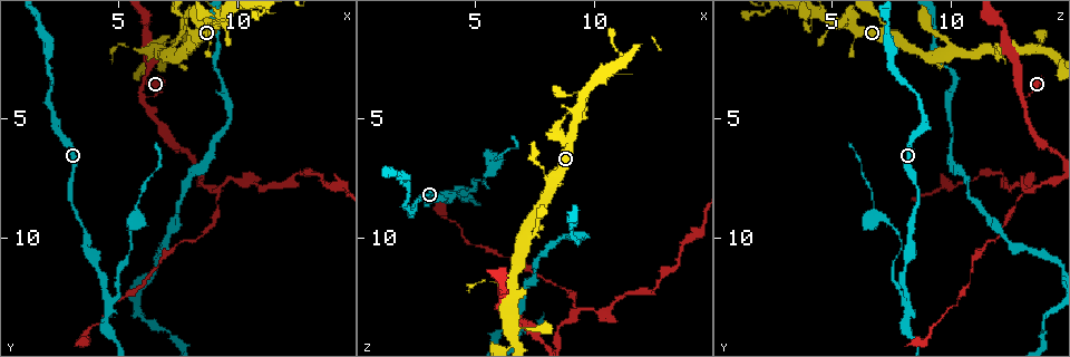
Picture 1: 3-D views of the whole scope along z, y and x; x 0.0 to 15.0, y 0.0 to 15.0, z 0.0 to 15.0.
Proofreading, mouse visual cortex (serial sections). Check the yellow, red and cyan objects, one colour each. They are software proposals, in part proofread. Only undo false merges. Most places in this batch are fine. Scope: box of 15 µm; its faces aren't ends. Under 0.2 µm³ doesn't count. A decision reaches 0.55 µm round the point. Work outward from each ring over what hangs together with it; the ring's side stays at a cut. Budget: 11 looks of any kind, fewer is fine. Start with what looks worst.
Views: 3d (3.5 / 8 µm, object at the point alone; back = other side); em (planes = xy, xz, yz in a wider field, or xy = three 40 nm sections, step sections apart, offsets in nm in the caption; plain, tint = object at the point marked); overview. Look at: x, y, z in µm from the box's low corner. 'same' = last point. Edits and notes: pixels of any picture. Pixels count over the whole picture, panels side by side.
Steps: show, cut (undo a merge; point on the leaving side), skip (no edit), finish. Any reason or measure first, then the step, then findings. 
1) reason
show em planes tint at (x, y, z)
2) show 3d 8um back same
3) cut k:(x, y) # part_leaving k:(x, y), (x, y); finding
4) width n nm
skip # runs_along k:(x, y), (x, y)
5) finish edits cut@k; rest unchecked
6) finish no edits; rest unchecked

branch point
show 3d 3.5um at (4.5, 12.5, 8.2)

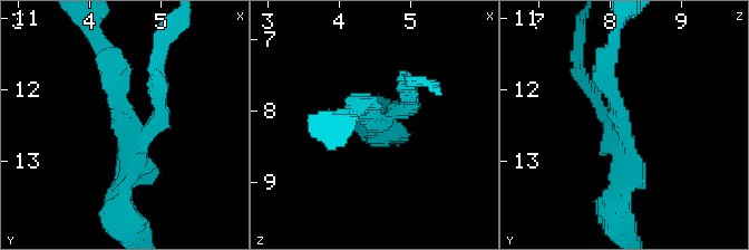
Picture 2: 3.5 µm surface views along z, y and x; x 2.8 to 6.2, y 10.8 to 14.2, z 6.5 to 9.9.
skip # runs_along 2:(106, 56), (124, 125), (157, 118), (157, 90); all the same cell

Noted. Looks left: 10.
thin neck
show 3d 3.5um at (9.6, 1.2, 4.2)

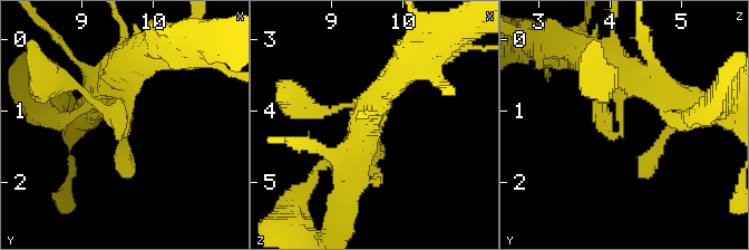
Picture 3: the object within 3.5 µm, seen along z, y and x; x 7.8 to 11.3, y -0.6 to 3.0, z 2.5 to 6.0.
now the EM
show em xy step 3 tint at (9.65, 1.30, 4.15)

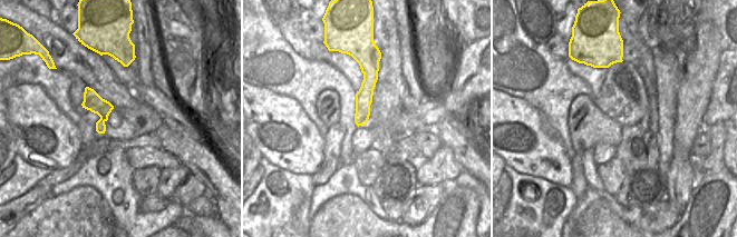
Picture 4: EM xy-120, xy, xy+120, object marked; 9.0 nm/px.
skip # runs_along 4:(376, 61), (370, 67), (359, 122); continuous, no second cell

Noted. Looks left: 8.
sharp bend
show 3d 3.5um at (6.1, 4.2, 13.1)

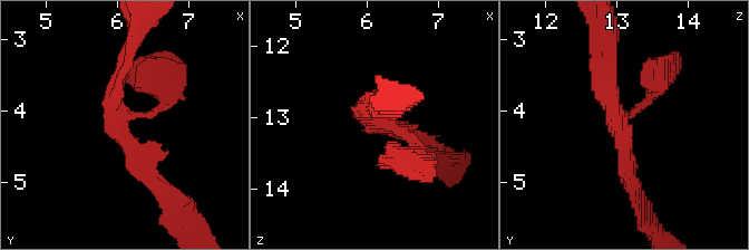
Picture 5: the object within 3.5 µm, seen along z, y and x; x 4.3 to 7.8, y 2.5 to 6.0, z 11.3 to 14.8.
show em xy step 5 tint at (6.00, 4.25, 13.05)

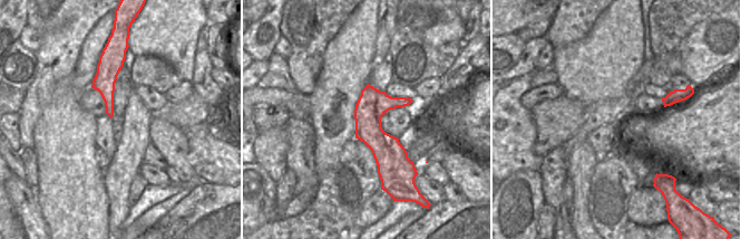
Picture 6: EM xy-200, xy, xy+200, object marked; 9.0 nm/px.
skip # runs_along 5:(652, 94), (621, 114), (635, 186); all the same cell

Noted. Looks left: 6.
three-way junction
show 3d 3.5um back at (9.2, 8.1, 13.1)

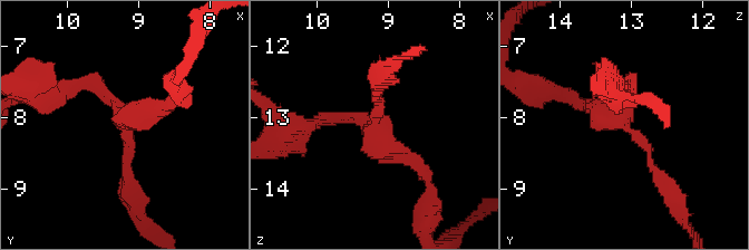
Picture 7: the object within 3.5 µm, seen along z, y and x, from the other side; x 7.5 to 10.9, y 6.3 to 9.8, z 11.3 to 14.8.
arms 3; arm_widths 100, 150, 200 nm
show em xy step 3 tint at (9.15, 8.05, 13.15)

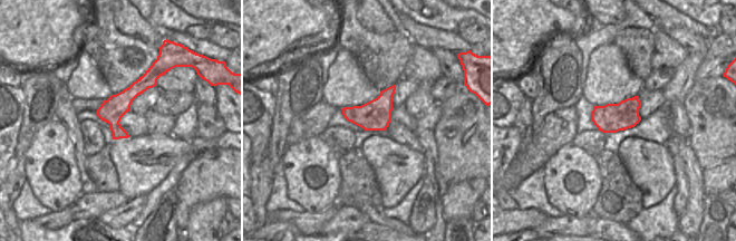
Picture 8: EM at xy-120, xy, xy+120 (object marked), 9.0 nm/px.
skip # runs_along 7:(422, 173), (365, 116), (320, 118); one cell here

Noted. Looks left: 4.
finish no edits; rest unchecked

